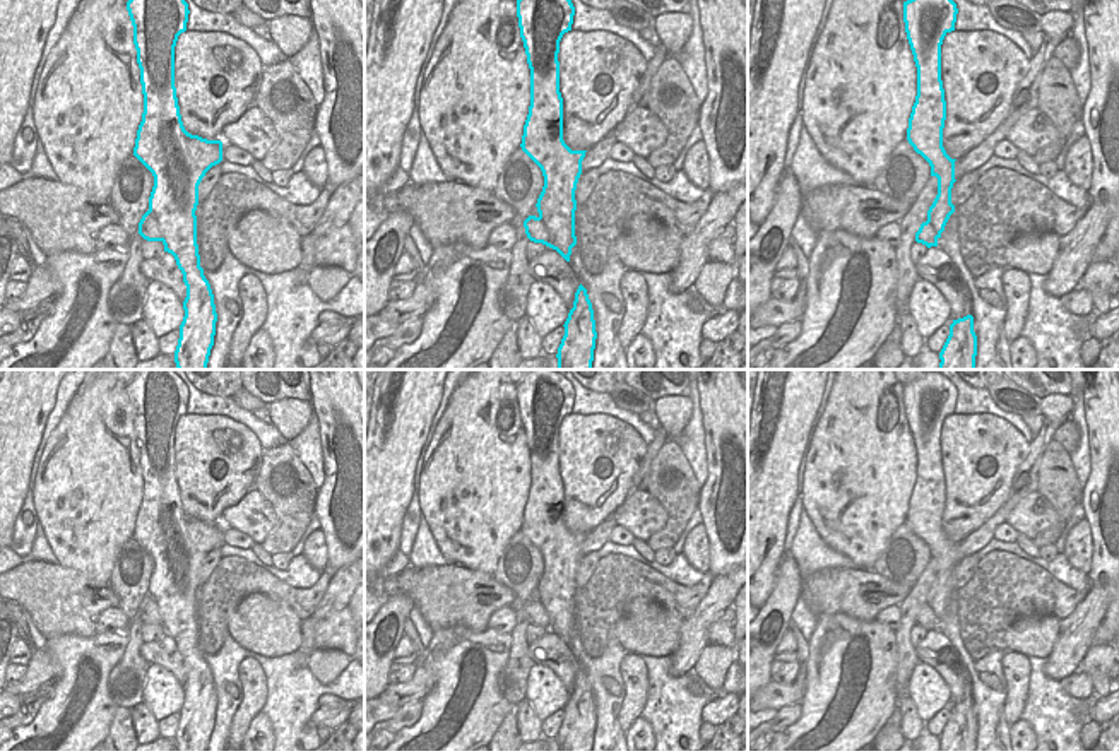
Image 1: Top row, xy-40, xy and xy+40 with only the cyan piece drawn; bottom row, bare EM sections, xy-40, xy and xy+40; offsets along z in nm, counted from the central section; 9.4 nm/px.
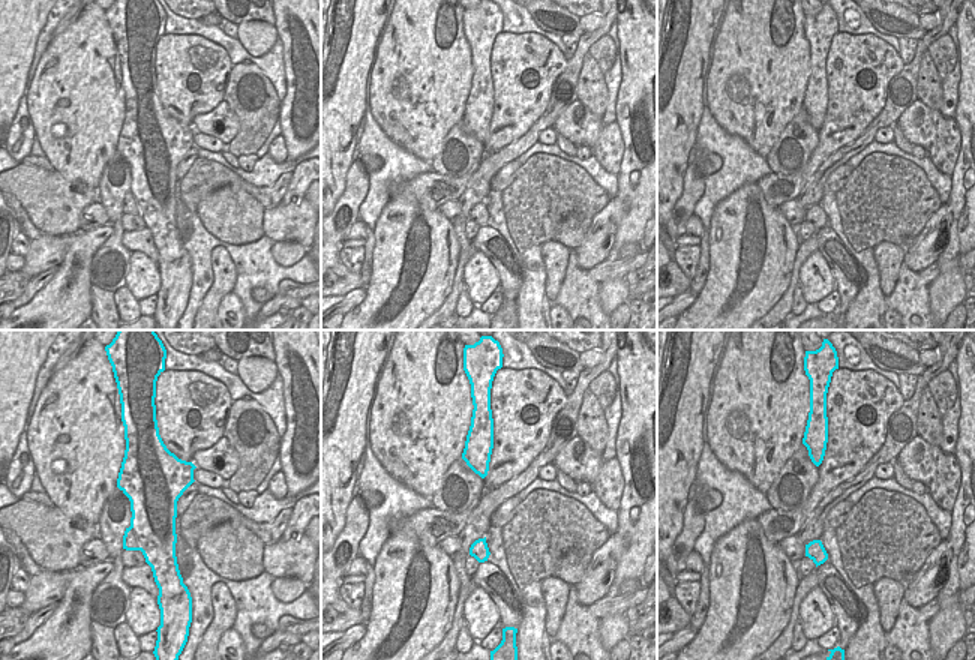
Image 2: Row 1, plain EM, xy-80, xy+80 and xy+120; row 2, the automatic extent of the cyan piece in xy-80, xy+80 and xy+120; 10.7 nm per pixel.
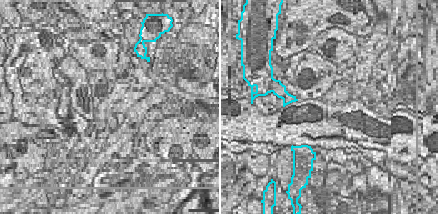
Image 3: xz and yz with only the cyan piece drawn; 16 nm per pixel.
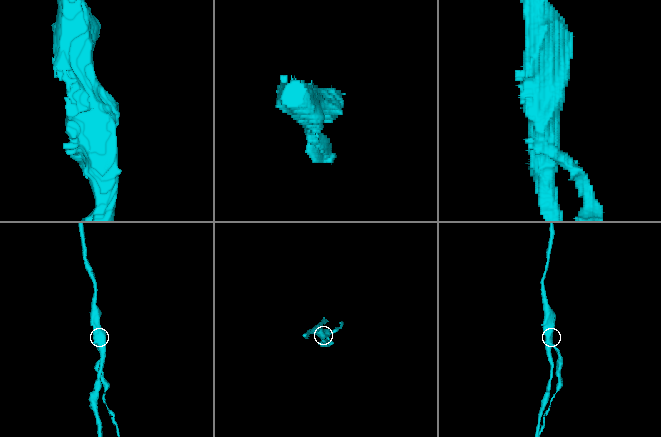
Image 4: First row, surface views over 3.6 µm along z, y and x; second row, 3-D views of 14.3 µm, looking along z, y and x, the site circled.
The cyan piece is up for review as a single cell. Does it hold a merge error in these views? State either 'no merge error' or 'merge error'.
no merge error

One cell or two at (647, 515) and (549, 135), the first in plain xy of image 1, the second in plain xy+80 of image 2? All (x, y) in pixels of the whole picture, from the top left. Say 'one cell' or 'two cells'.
two cells

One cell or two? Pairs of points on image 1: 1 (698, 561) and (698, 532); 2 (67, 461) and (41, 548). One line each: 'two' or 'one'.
1: one
2: two

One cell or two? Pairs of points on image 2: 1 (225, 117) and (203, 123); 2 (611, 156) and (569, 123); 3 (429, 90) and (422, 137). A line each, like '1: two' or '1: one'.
1: one
2: one
3: one

